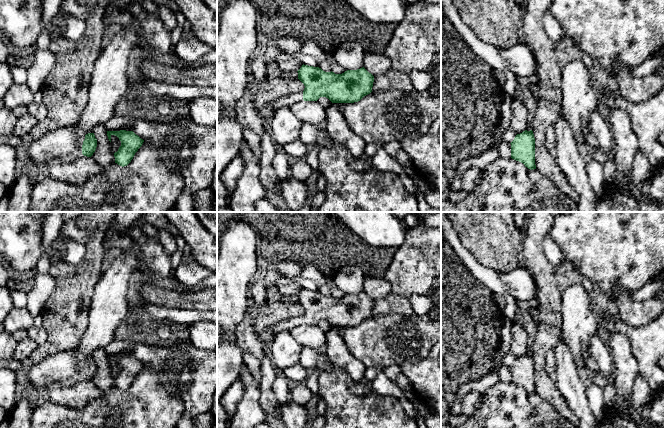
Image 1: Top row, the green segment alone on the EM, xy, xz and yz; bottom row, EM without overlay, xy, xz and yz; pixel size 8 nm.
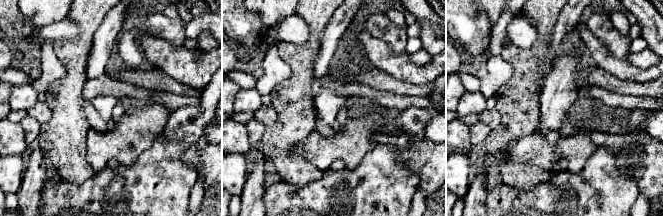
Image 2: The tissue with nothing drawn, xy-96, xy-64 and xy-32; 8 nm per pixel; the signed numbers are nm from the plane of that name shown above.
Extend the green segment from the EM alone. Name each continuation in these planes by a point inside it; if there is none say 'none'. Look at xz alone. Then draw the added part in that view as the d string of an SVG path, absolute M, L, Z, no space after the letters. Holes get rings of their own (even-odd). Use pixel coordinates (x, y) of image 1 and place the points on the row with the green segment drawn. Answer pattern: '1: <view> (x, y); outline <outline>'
1: xz (288, 101); outline M303 92L295 93L295 94L277 99L272 104L272 108L274 110L277 110L283 107L291 107L293 104L296 104L301 101L303 101Z

